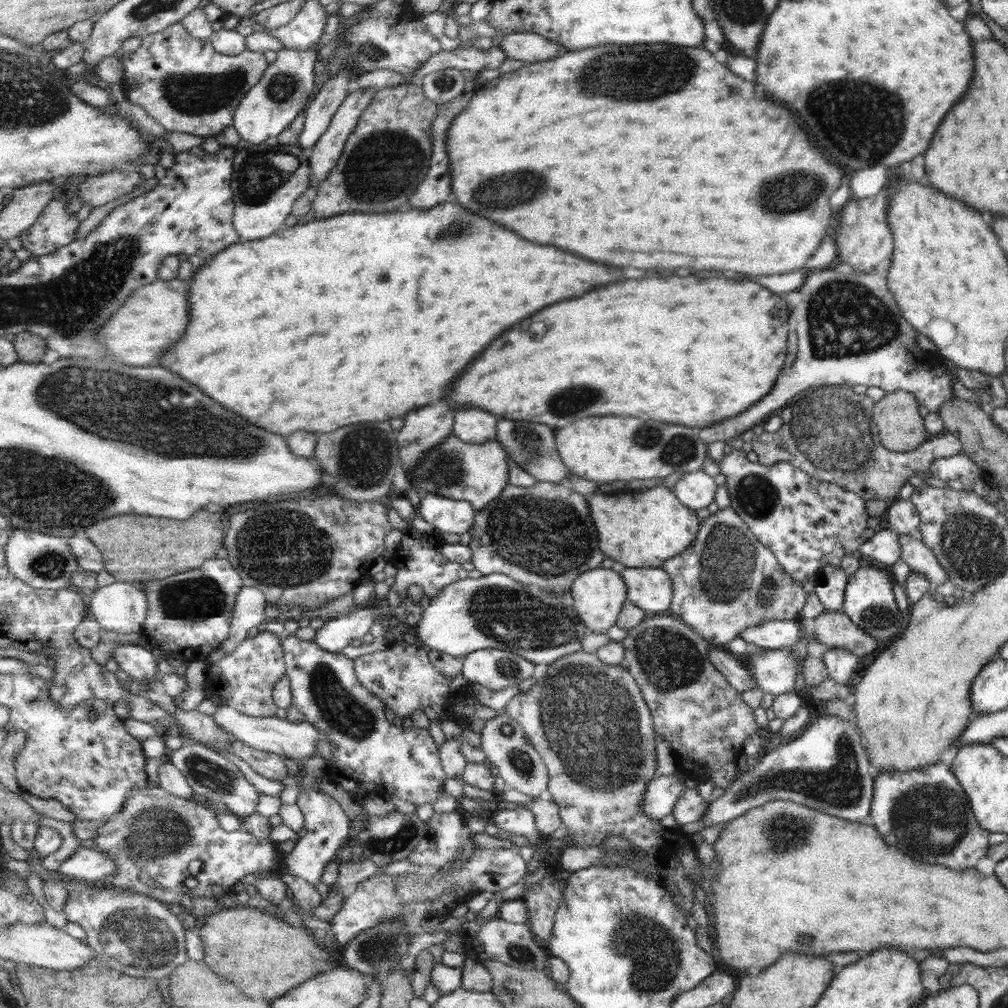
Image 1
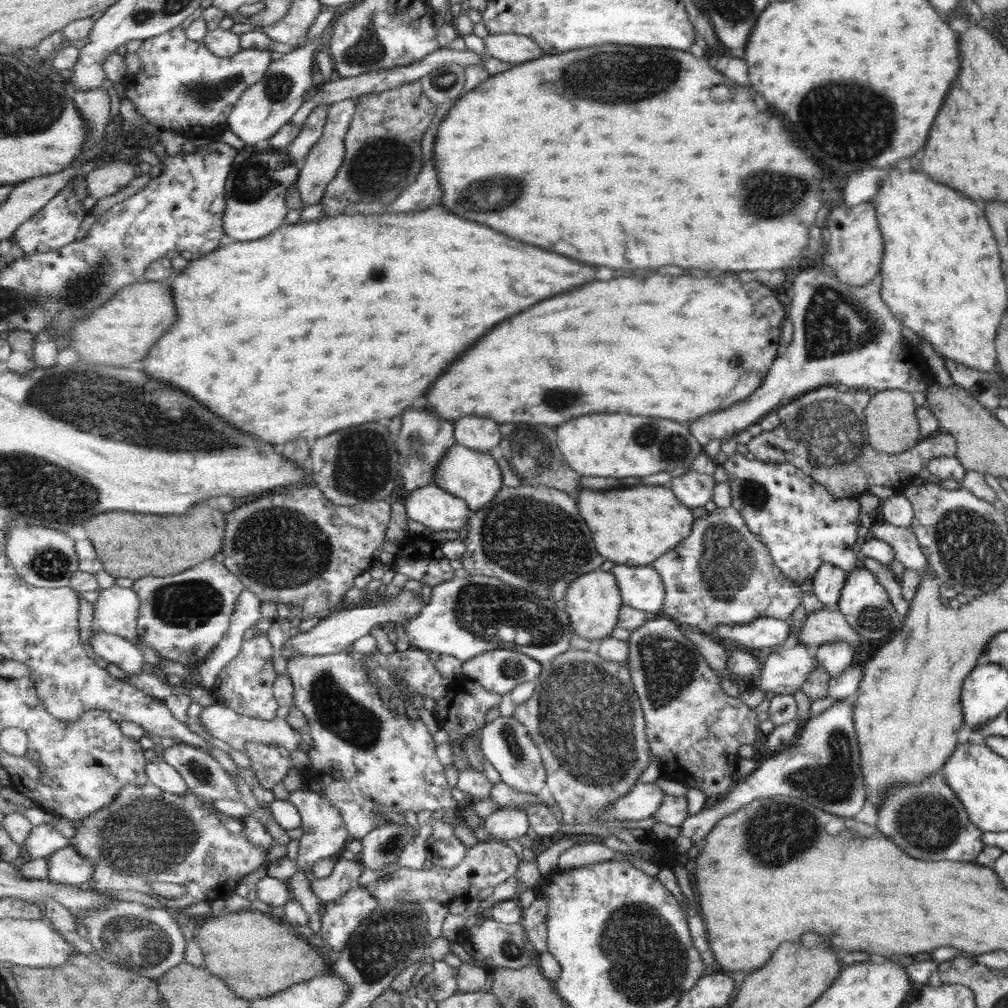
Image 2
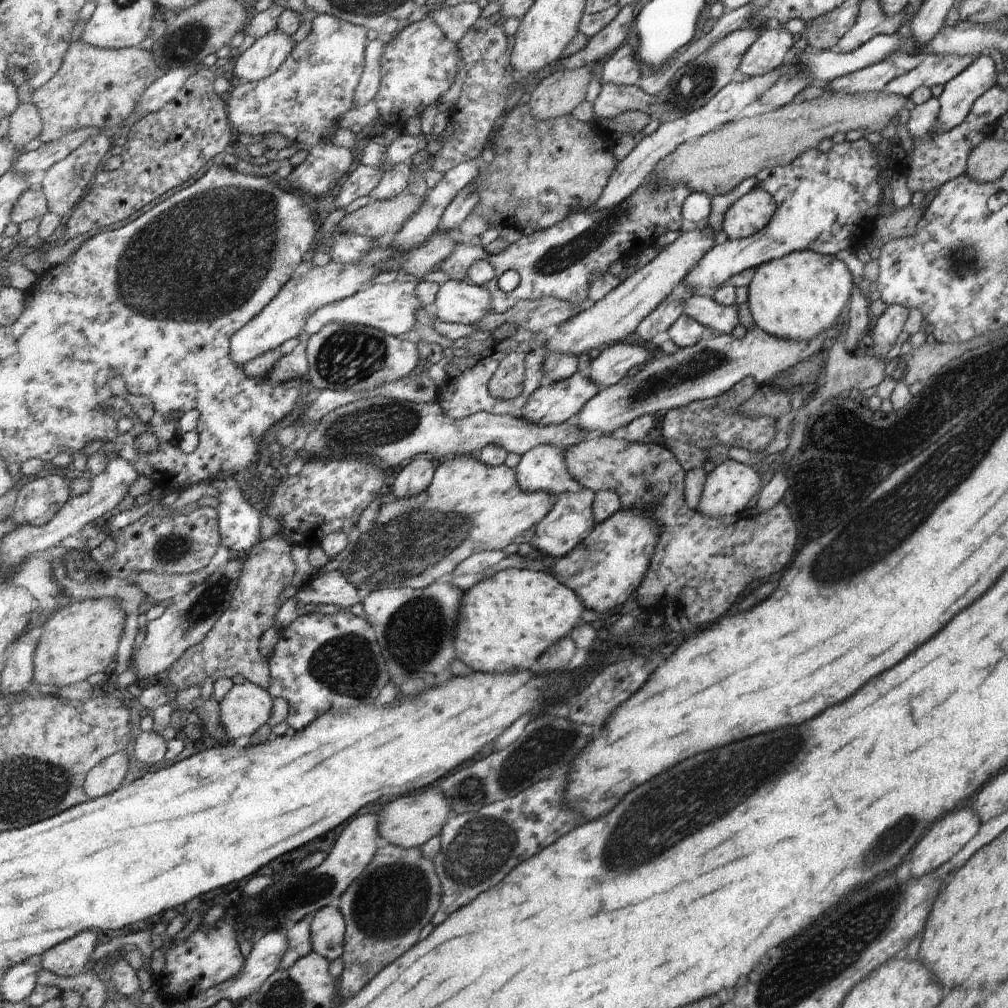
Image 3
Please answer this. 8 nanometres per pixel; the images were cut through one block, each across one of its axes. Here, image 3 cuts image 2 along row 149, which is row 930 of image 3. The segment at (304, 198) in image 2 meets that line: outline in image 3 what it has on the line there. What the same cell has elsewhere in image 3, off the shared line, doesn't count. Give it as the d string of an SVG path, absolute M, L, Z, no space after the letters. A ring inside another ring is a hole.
M336 904L313 915L311 931L314 952L329 958L329 961L343 957L346 921Z

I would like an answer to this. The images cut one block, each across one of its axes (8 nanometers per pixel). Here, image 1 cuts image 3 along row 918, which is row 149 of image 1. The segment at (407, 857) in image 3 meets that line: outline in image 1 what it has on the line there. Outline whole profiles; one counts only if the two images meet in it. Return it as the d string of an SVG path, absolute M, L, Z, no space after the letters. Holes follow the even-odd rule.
M420 83L379 89L363 111L355 132L332 173L317 187L313 215L328 219L345 213L384 213L408 207L413 193L427 178L434 141L429 138L440 105L425 94Z

